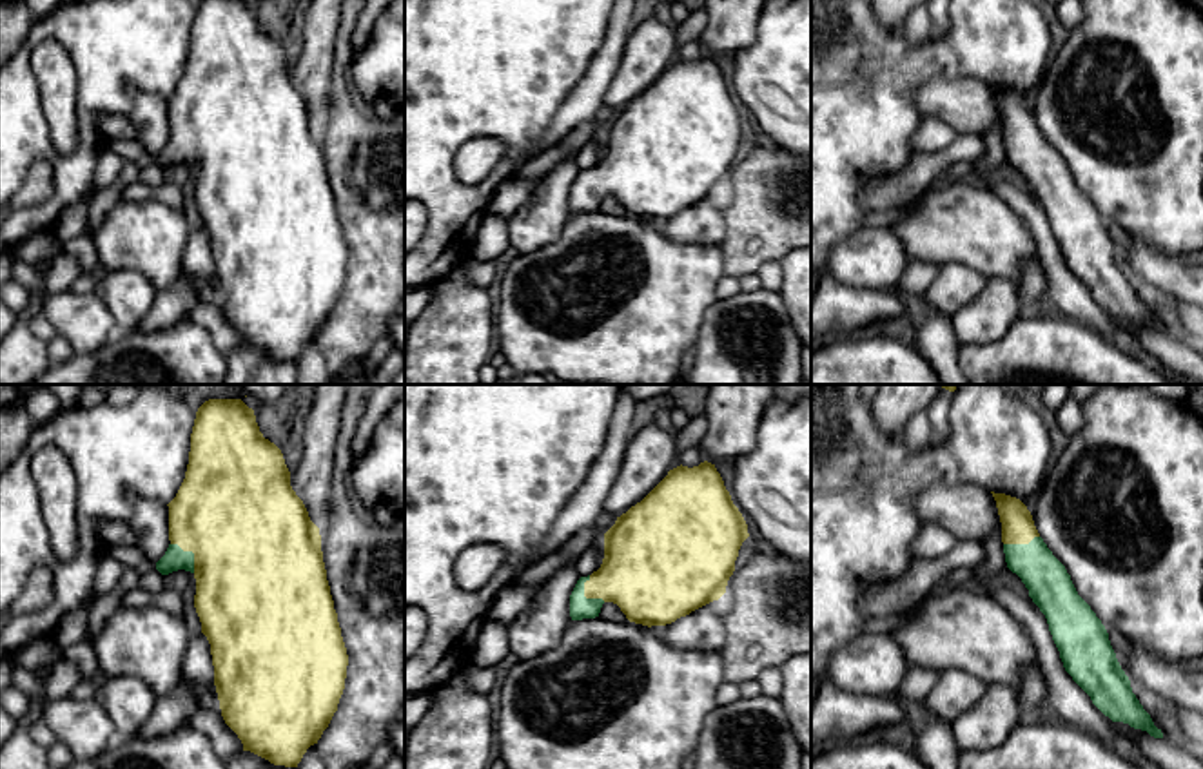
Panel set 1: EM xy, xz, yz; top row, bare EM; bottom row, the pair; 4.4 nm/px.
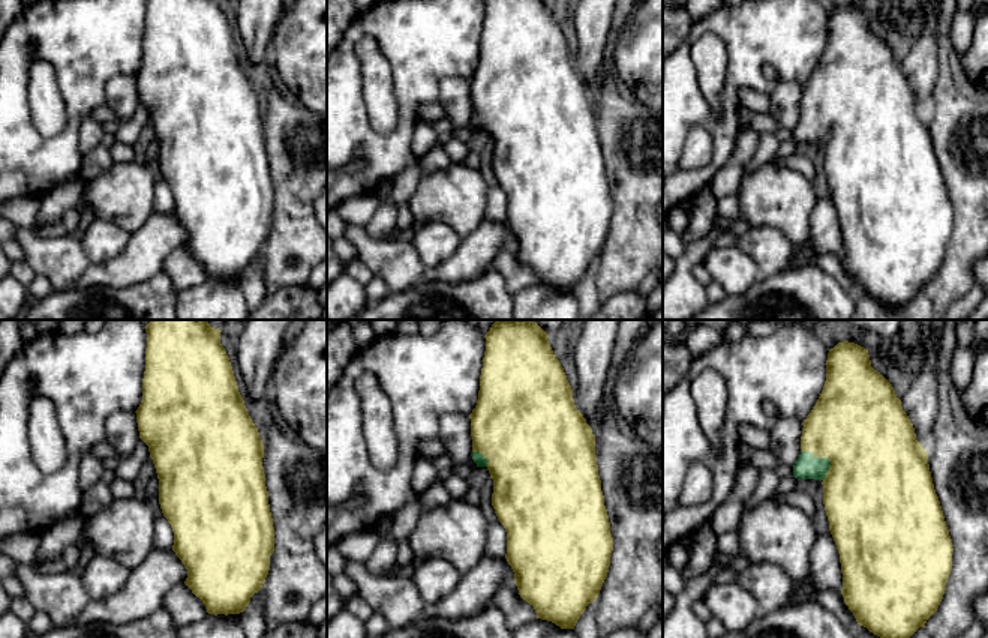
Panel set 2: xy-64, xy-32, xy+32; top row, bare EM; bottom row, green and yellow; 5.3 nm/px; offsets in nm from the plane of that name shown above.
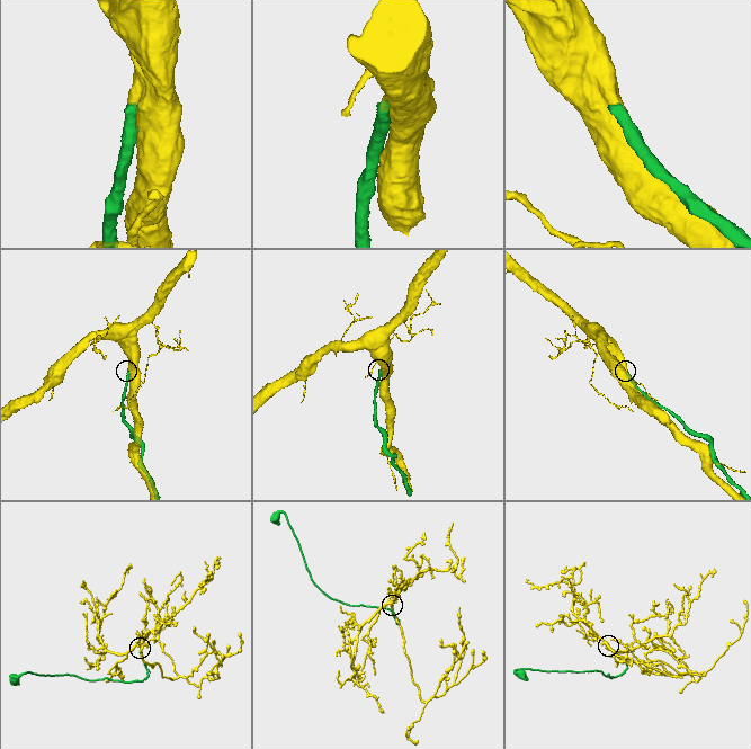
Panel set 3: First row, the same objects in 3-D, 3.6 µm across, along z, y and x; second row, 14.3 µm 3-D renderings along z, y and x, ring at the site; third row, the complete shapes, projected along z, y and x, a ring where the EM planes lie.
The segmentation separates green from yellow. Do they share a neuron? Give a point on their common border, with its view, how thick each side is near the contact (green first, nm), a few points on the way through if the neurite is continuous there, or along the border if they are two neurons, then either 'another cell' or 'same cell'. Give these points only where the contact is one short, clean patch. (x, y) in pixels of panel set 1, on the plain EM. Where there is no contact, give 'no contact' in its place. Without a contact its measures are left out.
meets green in xz at (583, 189); 100 nm thick on the green side, 320 nm on the other; same cell

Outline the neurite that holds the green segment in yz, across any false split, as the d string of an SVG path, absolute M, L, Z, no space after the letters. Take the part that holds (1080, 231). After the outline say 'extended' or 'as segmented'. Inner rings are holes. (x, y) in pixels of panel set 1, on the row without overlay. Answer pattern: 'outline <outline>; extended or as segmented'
outline M991 87L1002 116L1007 161L1022 172L1029 190L1045 209L1065 265L1112 316L1163 332L1132 287L1105 219L1040 131L1027 100L1016 91Z; extended

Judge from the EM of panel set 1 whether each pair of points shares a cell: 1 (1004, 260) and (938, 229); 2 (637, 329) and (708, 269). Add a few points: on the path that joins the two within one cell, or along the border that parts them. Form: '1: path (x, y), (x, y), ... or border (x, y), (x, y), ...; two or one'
1: path (987, 243), (973, 229), (955, 229); one
2: path (655, 311), (690, 276); one

